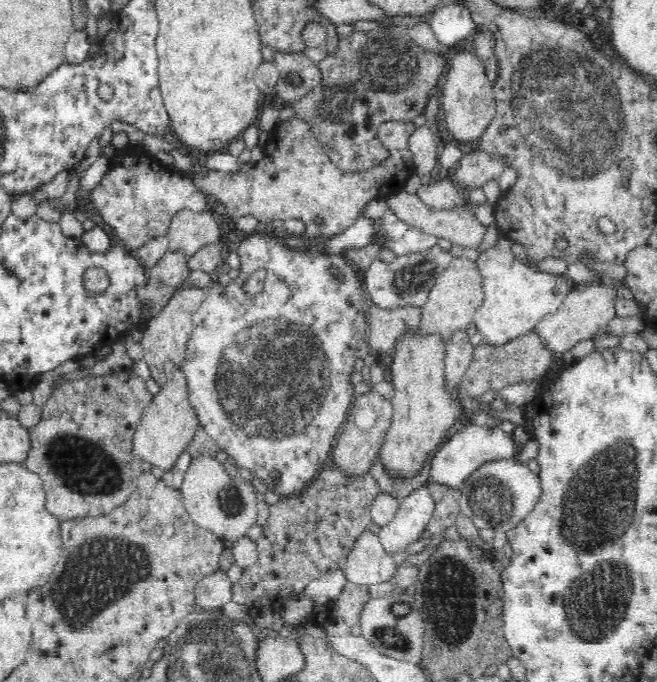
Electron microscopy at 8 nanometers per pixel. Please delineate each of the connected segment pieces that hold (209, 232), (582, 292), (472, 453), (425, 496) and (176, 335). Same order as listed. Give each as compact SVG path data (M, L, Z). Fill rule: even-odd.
M182 208L176 211L168 224L168 248L170 251L180 250L185 255L190 255L197 251L202 245L212 242L219 242L220 229L216 218L213 217L212 211L206 210L190 210Z
M603 281L591 286L574 286L562 299L560 306L547 314L536 329L547 345L561 354L570 350L577 342L601 334L612 318L616 318L616 283Z
M461 423L451 431L444 442L438 446L434 456L430 457L428 464L427 484L448 486L449 489L462 487L464 481L480 464L490 459L511 459L517 452L510 450L510 454L488 454L488 450L507 450L511 447L511 434L506 434L500 428L478 428Z
M427 485L412 490L399 502L393 520L380 527L379 537L390 553L404 549L410 542L421 537L435 517L435 497Z
M176 287L176 292L172 294L172 298L164 308L144 324L142 344L146 348L146 362L154 362L154 360L170 359L174 364L180 366L184 360L187 349L187 342L190 340L191 332L193 330L193 314L200 306L201 301L206 297L206 289L199 288L181 288Z

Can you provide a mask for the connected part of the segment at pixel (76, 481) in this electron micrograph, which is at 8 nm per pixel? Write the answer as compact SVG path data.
M131 368L117 369L113 374L88 374L85 378L76 378L62 386L59 391L53 392L51 399L45 404L44 417L40 424L37 425L38 438L32 438L32 450L24 465L32 472L36 472L43 478L46 506L48 511L56 515L60 522L69 520L74 517L83 517L84 515L104 515L109 514L113 508L128 500L128 496L137 489L137 480L141 473L143 460L136 455L133 440L135 428L144 418L144 410L148 410L149 403L153 400L153 395L147 391L145 381L139 378Z

